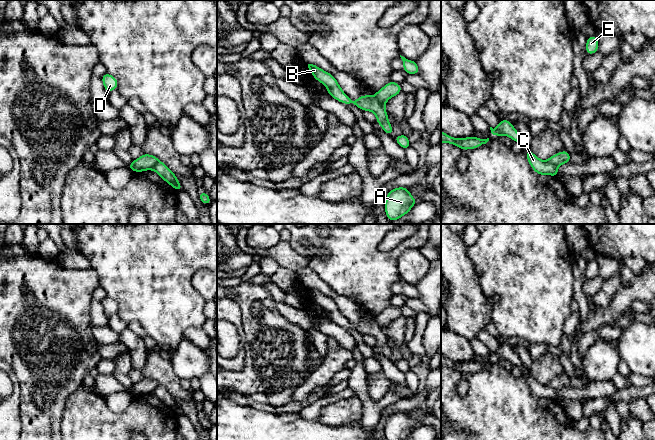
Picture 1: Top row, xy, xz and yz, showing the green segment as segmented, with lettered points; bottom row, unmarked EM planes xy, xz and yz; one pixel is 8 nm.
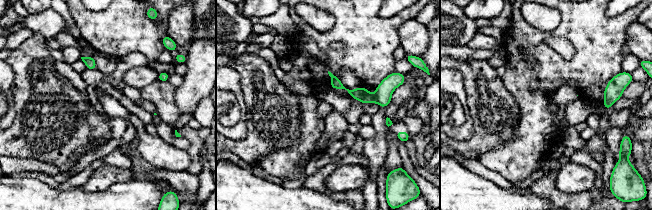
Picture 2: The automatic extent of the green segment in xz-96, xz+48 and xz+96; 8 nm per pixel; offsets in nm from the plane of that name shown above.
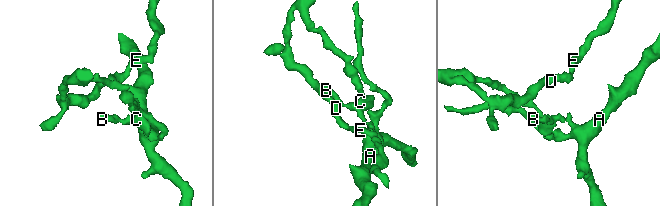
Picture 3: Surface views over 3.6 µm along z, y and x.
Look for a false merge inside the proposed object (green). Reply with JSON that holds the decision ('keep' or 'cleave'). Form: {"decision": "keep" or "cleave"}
{"decision": "cleave"}

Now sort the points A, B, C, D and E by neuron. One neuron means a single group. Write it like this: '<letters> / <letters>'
A B / C D E

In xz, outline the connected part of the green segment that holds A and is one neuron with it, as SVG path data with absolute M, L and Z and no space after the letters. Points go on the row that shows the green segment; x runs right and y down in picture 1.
M406 187L390 190L385 200L385 214L390 222L406 215L417 204L415 198Z

